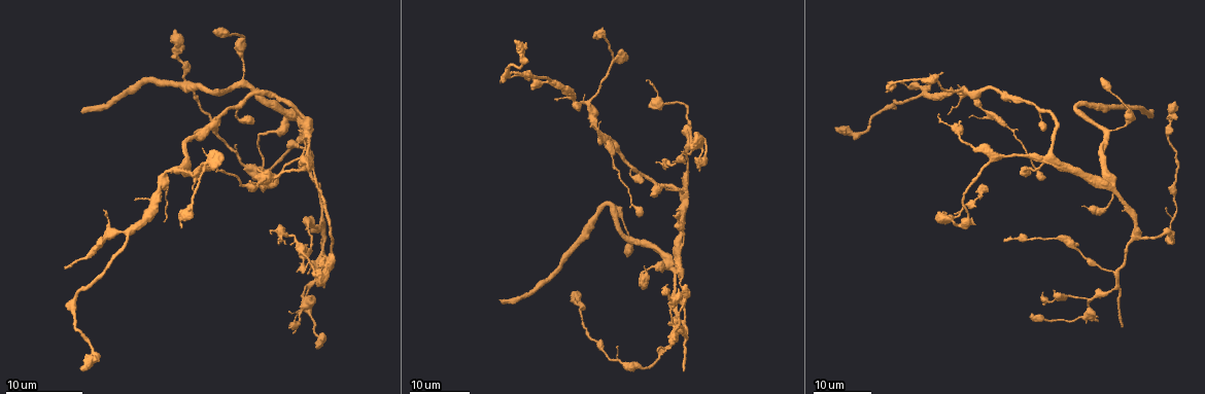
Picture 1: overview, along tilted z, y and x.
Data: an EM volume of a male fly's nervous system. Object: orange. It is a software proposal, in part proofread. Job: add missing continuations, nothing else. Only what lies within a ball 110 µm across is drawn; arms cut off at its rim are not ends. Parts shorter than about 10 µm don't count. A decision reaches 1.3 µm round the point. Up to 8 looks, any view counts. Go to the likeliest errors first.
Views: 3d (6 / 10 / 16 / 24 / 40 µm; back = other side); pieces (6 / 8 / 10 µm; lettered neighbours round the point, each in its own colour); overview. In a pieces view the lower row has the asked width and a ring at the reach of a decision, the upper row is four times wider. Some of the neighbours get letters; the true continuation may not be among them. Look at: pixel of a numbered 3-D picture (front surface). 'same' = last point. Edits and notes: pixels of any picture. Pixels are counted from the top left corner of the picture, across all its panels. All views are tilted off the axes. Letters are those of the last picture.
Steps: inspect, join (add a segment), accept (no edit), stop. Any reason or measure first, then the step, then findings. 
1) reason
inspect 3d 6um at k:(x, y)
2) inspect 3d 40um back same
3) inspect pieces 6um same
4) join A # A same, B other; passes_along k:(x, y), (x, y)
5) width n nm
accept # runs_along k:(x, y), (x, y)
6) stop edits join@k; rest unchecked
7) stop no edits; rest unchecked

long arm stops here
inspect 3d 24um at 1:(180, 225)

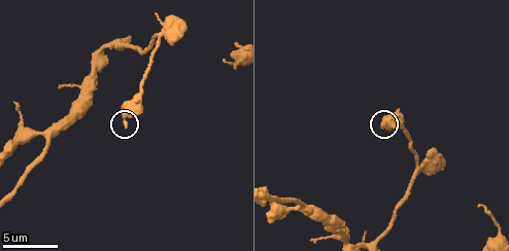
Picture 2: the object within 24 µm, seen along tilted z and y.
inspect pieces 8um at 2:(386, 123)

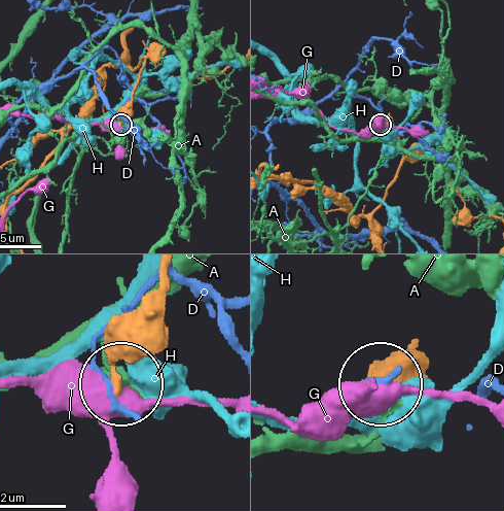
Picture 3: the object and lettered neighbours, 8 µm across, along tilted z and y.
accept # A other, D other, G other, H other; none of them fits

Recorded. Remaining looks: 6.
thin end
inspect 3d 6um at 2:(16, 108)

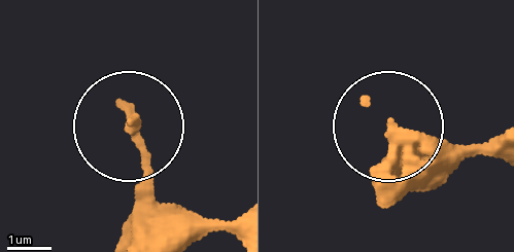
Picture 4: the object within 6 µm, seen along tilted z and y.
see the neighbours
inspect pieces 10um at 4:(133, 117)

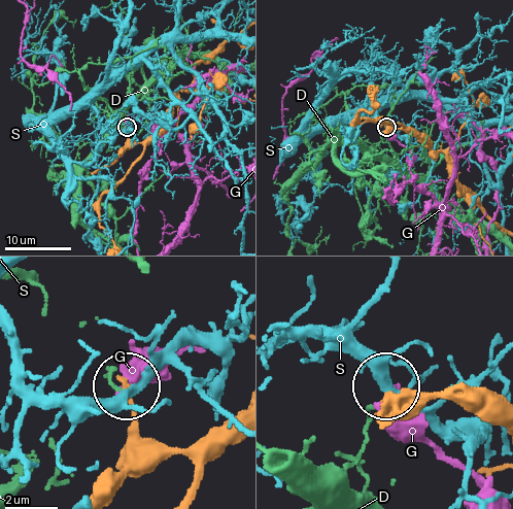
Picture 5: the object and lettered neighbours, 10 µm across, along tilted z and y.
accept # D other, G other, S other; none of them fits

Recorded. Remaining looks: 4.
branch stops here
inspect 3d 16um at 1:(679, 288)

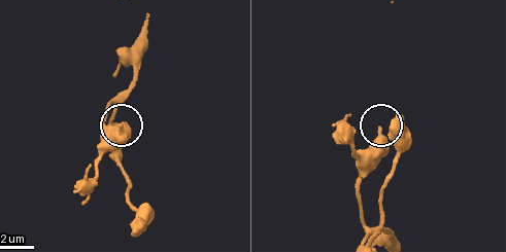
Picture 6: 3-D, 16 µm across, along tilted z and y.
inspect pieces 8um at 6:(380, 127)

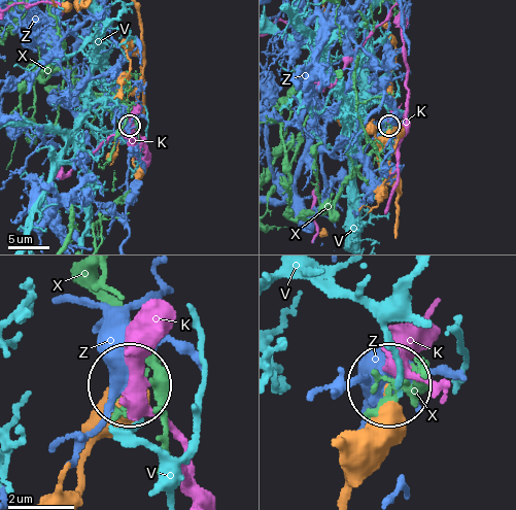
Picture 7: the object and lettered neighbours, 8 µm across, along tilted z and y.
accept # K other, V other, X other, Z other; runs_along 7:(343, 495), (388, 387); no lettered segment goes on from it

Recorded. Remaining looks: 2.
free end
inspect 3d 24um at 1:(653, 194)

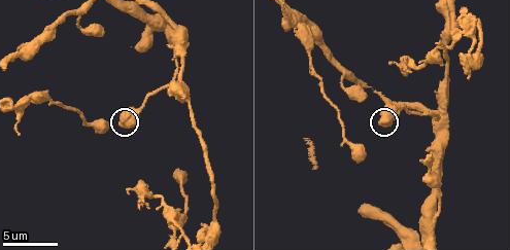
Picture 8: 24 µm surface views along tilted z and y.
inspect pieces 8um at 8:(382, 120)

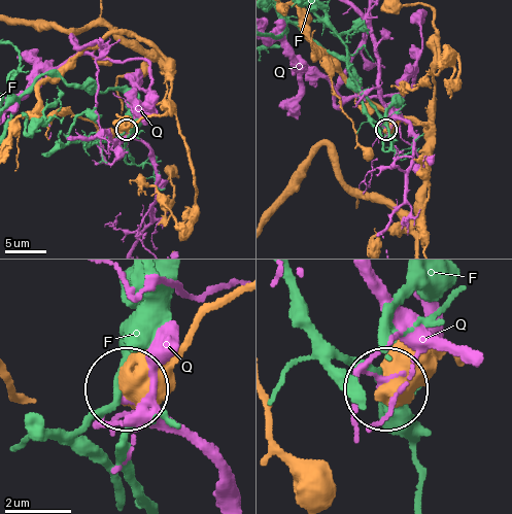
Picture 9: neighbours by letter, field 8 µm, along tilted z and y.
accept # F other, Q other; no lettered segment goes on from it

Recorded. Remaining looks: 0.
stop no edits; rest unchecked

